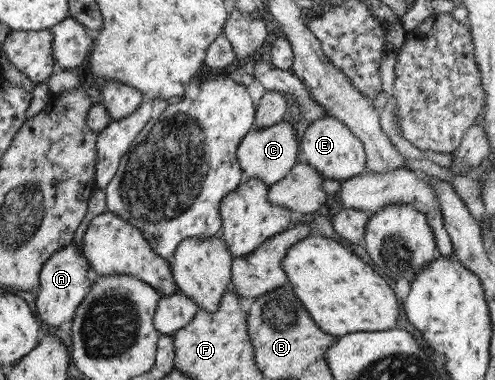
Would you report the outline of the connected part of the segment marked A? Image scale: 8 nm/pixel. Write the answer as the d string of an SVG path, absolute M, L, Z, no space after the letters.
M80 243L69 244L54 251L43 262L41 271L39 271L38 287L34 297L36 317L49 327L57 327L65 321L71 321L79 303L89 291L91 280L90 267L82 254Z

